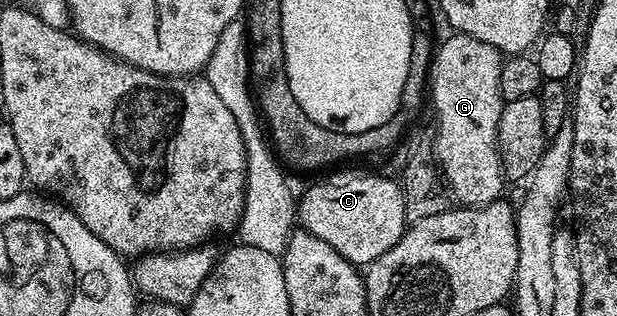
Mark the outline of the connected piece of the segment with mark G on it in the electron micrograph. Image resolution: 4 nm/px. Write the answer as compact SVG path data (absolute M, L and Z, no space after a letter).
M459 33L440 43L431 56L430 107L432 103L436 110L434 159L443 182L448 182L451 198L466 207L497 202L506 186L496 148L498 117L502 117L505 105L500 96L501 62L502 53L494 45Z

